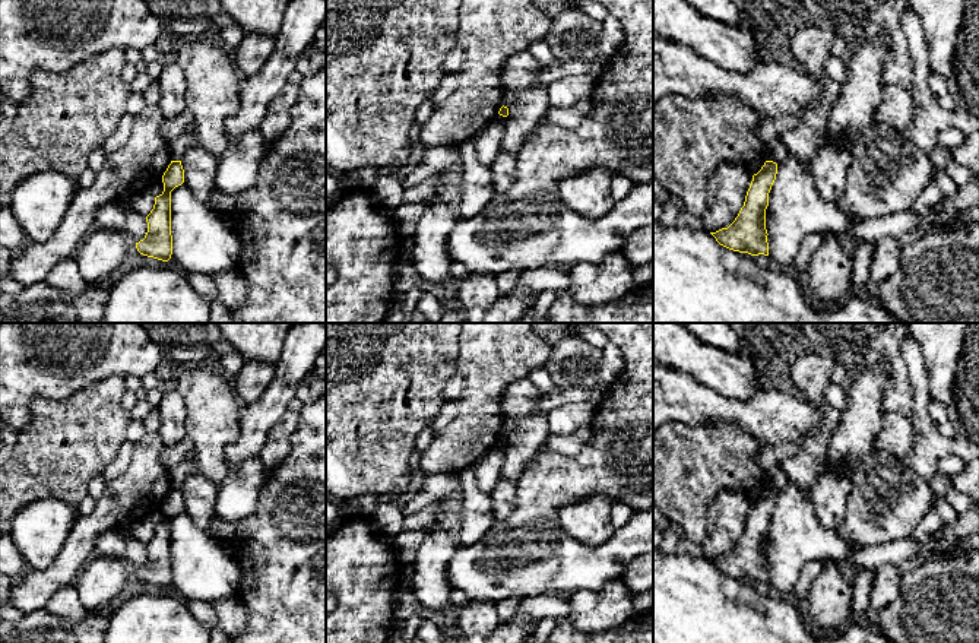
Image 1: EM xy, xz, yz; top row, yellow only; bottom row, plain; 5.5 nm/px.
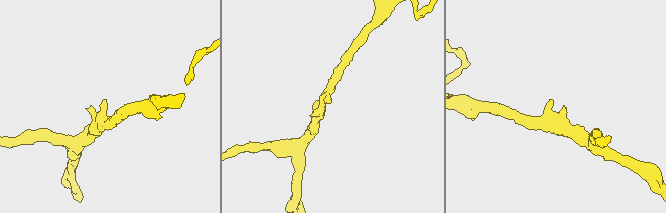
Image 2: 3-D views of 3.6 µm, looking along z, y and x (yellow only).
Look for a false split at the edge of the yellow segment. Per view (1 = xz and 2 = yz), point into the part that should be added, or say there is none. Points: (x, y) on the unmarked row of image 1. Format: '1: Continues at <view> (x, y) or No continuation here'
1: No continuation here
2: No continuation here

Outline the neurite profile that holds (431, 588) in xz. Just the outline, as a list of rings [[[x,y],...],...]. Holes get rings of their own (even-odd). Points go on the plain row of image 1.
[[[446,525],[427,528],[411,567],[414,595],[424,608],[444,612],[452,605],[453,587],[449,583],[447,571],[457,548],[454,532]]]

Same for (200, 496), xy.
[[[193,472],[183,482],[181,492],[187,514],[200,530],[209,533],[212,522],[216,517],[219,485],[202,473]]]

